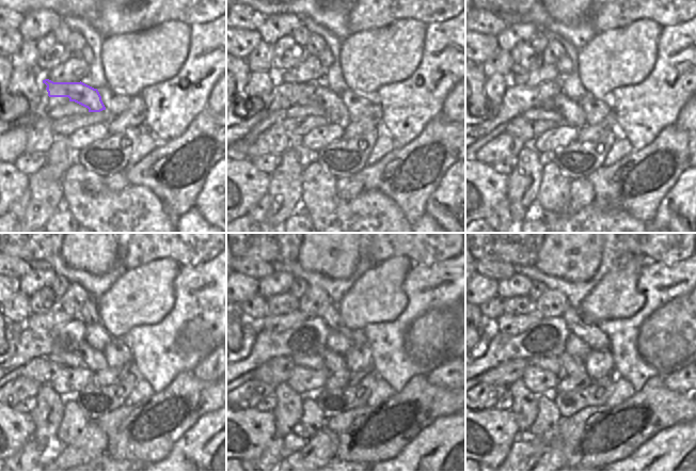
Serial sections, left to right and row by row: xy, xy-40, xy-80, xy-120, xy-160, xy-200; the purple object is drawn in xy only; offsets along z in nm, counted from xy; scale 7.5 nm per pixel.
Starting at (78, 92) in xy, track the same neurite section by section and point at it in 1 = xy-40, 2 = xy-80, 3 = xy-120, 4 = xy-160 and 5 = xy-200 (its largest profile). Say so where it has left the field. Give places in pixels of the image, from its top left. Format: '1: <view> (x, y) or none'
1: xy-40 (334, 110)
2: xy-80 (571, 111)
3: xy-120 (94, 360)
4: xy-160 (333, 362)
5: xy-200 (572, 366)

